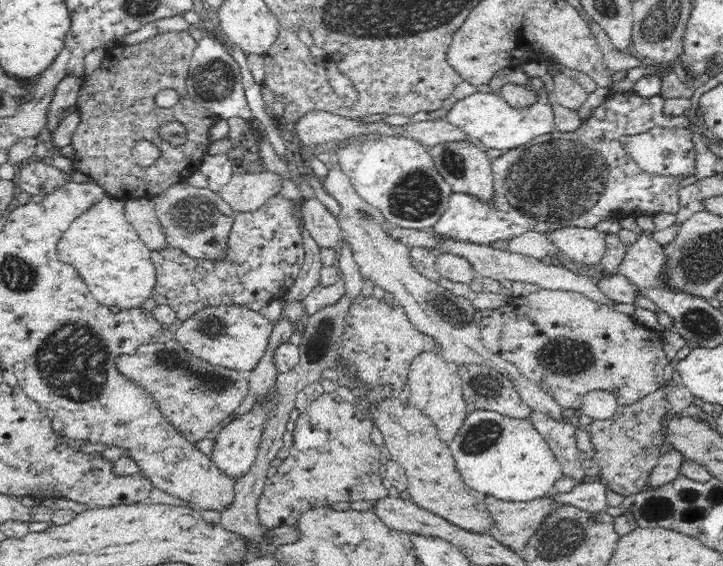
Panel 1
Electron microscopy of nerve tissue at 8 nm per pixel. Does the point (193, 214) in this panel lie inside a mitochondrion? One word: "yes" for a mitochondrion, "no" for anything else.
yes

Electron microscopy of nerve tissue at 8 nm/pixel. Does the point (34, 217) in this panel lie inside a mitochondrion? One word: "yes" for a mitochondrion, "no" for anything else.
no

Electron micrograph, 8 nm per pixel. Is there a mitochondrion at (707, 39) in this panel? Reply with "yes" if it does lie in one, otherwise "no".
no

